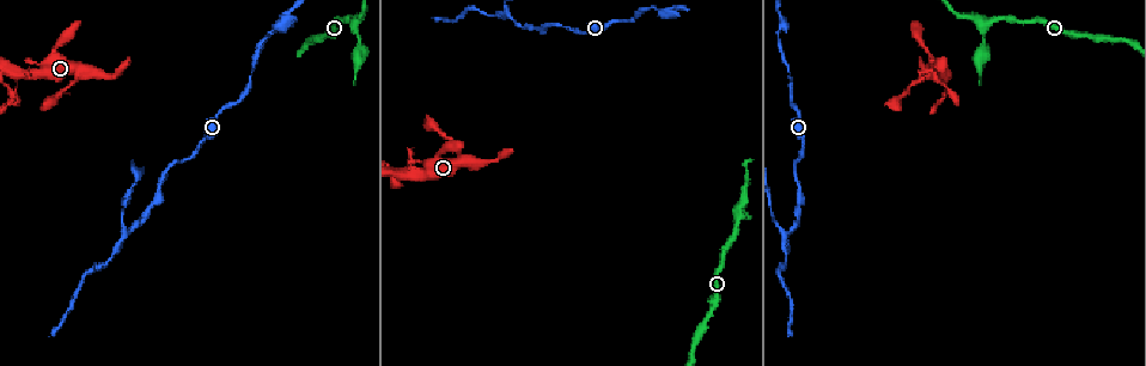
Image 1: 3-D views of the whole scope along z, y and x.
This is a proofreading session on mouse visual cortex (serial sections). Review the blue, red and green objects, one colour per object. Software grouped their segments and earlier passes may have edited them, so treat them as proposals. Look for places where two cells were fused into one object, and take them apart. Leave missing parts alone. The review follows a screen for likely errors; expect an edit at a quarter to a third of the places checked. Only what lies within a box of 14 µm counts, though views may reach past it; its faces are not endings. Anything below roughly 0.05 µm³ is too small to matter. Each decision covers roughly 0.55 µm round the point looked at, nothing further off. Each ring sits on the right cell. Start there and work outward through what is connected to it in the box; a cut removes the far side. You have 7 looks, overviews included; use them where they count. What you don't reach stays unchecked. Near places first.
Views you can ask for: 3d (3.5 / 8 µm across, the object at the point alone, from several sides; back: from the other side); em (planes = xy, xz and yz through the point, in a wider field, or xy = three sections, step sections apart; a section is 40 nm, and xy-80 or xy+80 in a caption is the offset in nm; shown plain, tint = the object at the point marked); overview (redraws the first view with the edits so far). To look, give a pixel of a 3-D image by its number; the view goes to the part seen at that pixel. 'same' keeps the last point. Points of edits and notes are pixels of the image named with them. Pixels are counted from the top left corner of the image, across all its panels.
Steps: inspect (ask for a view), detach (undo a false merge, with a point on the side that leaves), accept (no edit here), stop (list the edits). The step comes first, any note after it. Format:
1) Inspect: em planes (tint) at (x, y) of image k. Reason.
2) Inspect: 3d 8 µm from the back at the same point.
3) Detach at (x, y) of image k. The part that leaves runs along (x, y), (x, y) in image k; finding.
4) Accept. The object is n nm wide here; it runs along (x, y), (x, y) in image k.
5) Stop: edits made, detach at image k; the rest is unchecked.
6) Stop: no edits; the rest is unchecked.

Inspect: 3d 8 µm at (241, 95) of image 1. A narrow waist.

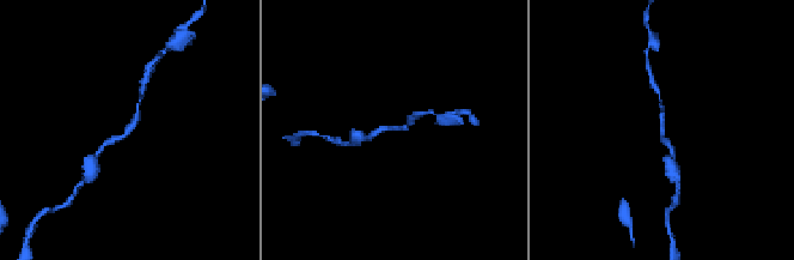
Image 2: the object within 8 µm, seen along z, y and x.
Inspect: 3d 3.5 µm at (397, 128) of image 2.

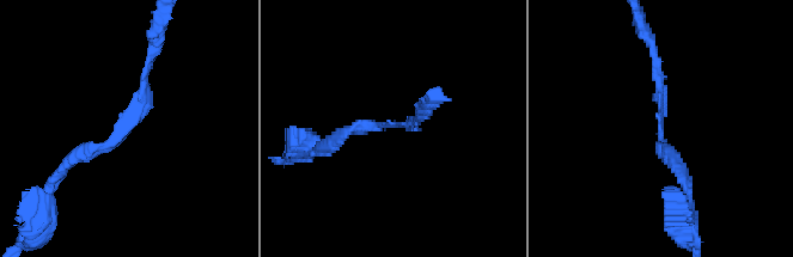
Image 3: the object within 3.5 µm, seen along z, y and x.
Inspect: em xy step 5 (tint) at (121, 128) of image 3. The arms are 100, 150 nm wide.

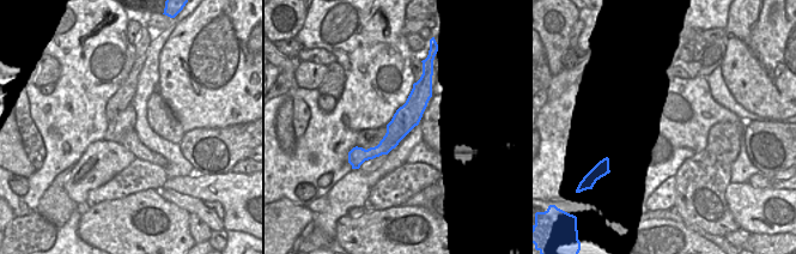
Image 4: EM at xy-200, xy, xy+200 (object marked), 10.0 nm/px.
Accept. It runs along (424, 85), (395, 133), (358, 162) in image 4; continuous, no second cell.

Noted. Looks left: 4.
Inspect: 3d 3.5 µm at (404, 176) of image 1.

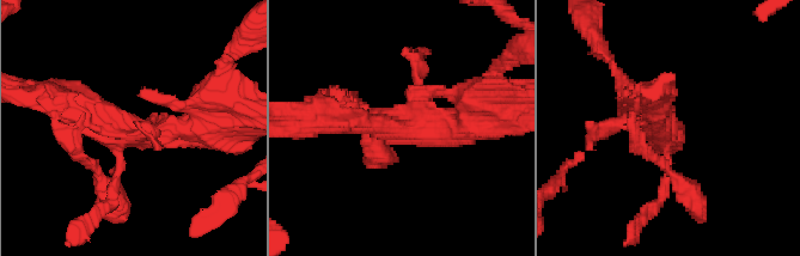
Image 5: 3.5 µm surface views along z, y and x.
Inspect: em xy step 5 (tint) at (668, 135) of image 5. Now the EM.

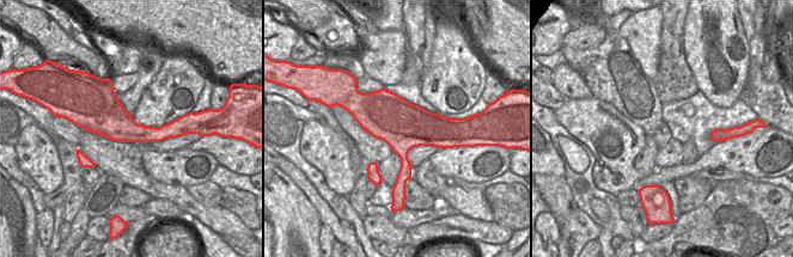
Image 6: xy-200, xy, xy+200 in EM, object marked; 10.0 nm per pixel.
Accept. It runs along (206, 126), (111, 133), (67, 101) in image 5; all the same cell.

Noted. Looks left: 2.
Inspect: 3d 3.5 µm from the back at (551, 25) of image 1. Thin neck.

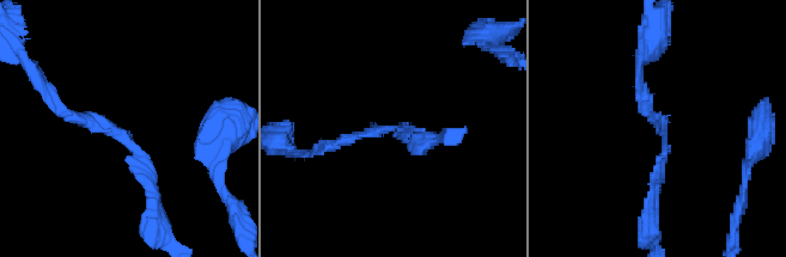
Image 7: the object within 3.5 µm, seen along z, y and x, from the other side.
Inspect: em planes (tint) at (128, 141) of image 7. The arms are 150, 150 nm wide.

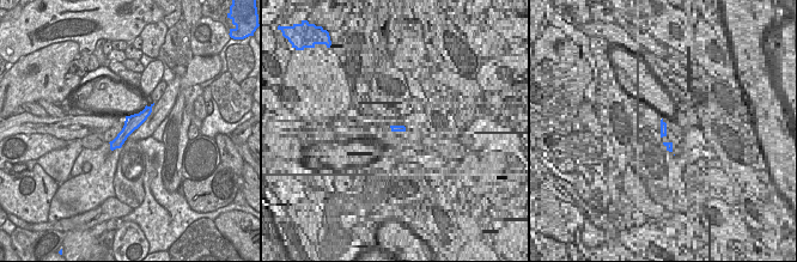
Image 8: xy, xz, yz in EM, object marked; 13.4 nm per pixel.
Detach at (730, 244) of image 7. The part that leaves runs along (659, 170), (651, 196), (653, 248) in image 7; two cells meet here.

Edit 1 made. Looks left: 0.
Stop: edits made, detach at image 7; the rest is unchecked.

